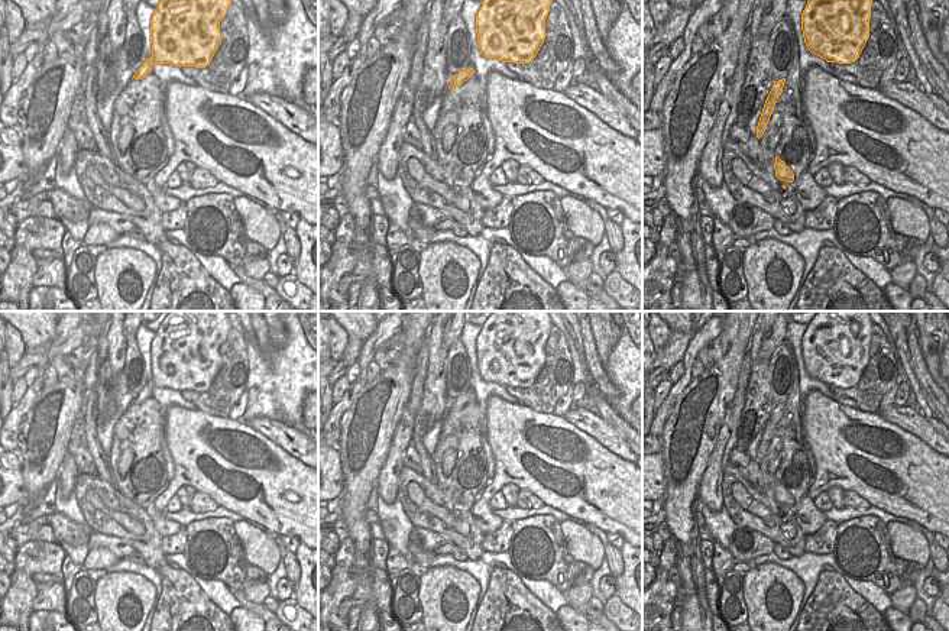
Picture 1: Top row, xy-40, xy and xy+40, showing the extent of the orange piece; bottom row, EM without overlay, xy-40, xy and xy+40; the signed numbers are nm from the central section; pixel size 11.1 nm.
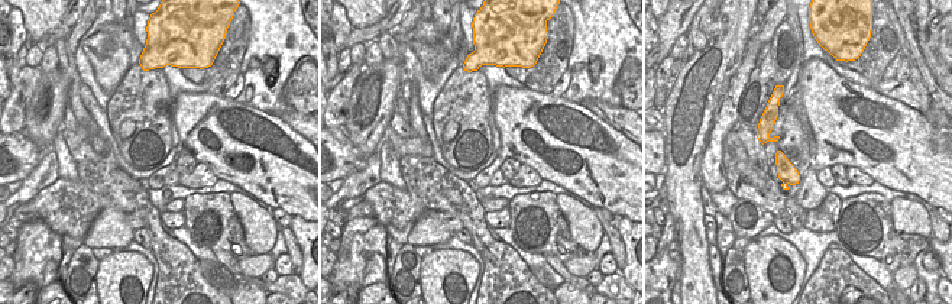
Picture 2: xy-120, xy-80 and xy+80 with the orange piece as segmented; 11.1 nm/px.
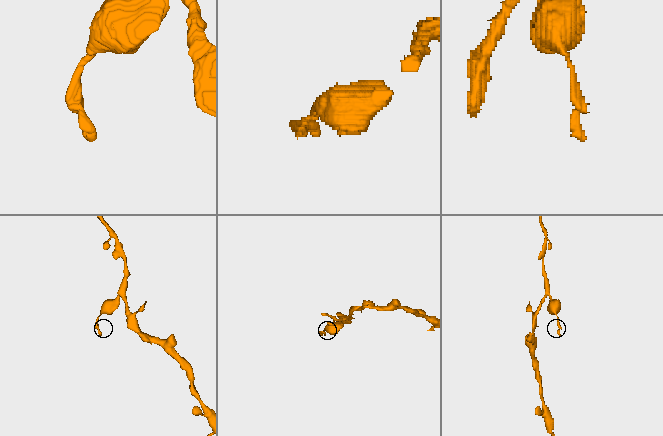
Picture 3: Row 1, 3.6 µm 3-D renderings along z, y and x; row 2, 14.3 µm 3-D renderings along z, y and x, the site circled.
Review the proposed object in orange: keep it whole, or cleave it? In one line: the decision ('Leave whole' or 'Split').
Split

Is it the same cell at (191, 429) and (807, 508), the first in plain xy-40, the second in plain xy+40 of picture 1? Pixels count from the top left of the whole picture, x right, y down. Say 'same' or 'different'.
different

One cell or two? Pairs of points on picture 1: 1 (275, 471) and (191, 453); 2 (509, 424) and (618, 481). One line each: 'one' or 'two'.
1: one
2: one

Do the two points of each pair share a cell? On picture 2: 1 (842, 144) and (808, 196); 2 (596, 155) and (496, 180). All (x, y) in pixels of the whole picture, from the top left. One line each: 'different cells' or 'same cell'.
1: different cells
2: different cells

